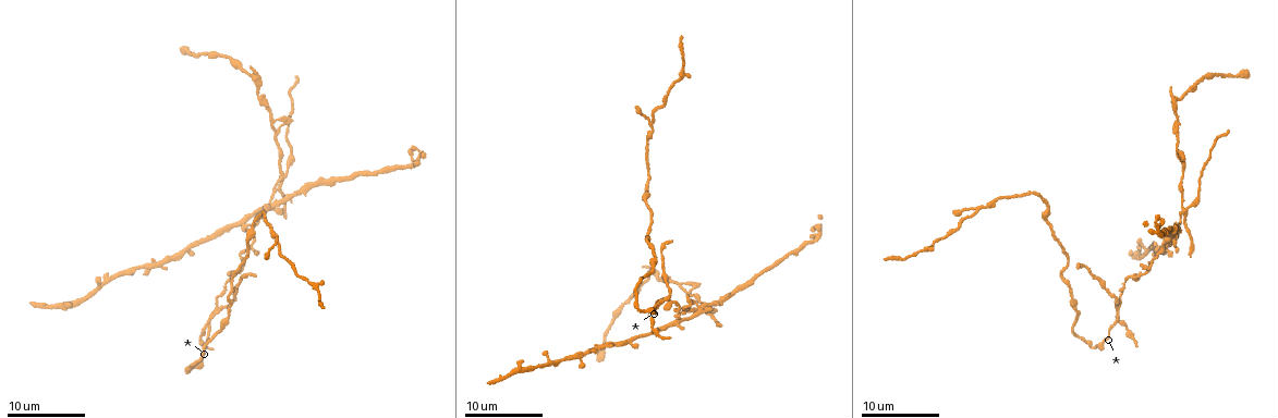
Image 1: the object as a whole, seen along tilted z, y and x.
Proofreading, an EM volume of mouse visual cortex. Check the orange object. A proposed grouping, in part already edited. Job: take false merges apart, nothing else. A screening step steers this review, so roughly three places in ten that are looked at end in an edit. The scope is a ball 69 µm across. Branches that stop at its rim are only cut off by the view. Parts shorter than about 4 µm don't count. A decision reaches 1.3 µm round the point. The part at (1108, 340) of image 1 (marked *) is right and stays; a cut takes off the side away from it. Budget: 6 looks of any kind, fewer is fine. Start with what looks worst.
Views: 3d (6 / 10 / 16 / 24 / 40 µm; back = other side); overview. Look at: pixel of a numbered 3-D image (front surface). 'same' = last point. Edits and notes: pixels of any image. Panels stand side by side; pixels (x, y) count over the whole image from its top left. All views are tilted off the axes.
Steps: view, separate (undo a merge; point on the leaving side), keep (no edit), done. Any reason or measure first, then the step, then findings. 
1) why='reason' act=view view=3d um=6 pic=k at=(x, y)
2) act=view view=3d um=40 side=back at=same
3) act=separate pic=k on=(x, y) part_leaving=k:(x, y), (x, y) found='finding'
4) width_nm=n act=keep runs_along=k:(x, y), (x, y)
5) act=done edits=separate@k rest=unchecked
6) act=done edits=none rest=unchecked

why='four-way junction' act=view view=3d um=10 pic=1 at=(281, 174)

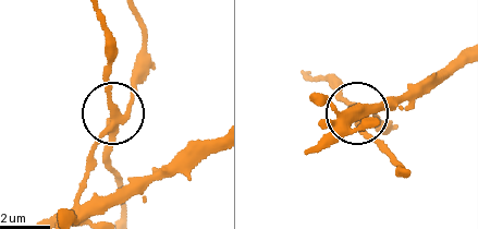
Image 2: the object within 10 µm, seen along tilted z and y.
side_arm_um=15 arms=4 act=separate pic=2 on=(105, 91) found='a second neuron is stuck on'

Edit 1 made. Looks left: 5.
why='see it whole again' act=view view=overview

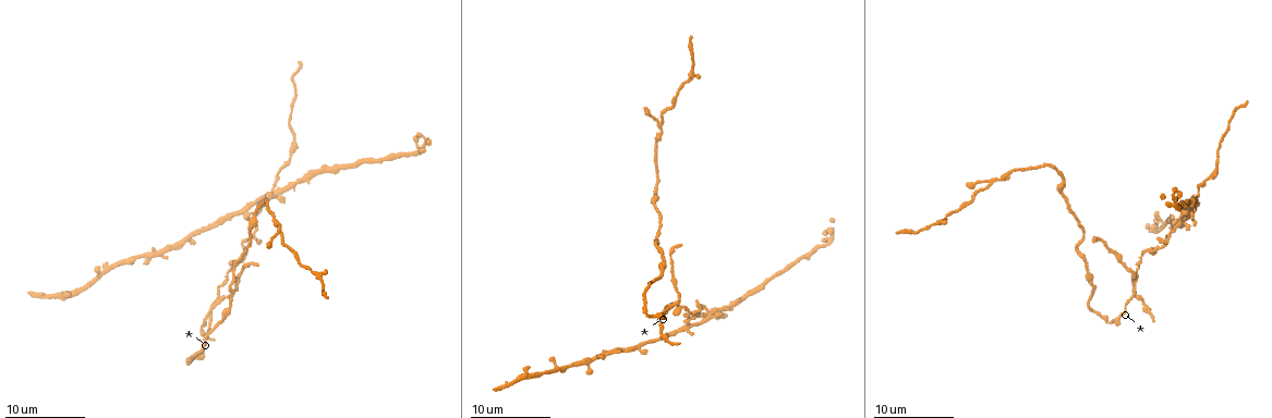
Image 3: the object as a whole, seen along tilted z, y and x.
act=view view=3d um=10 pic=3 at=(263, 196)

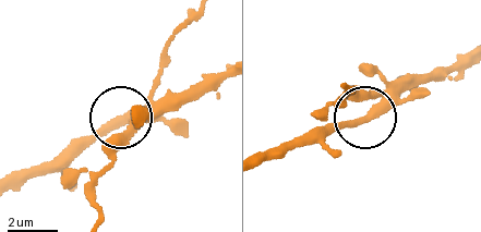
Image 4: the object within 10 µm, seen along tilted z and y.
why='from behind' act=view view=3d um=10 side=back pic=4 at=(369, 114)

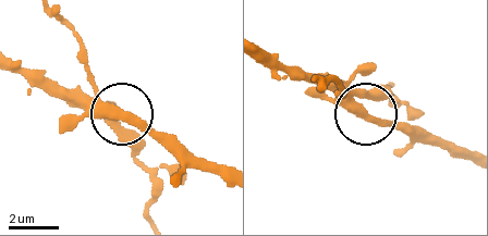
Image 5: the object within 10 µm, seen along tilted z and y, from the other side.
act=keep runs_along=5:(151, 215), (150, 179), (119, 129), (117, 112), (71, 94) found='one neuron here'

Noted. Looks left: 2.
why='sudden change in width' act=view view=3d um=10 pic=3 at=(256, 230)

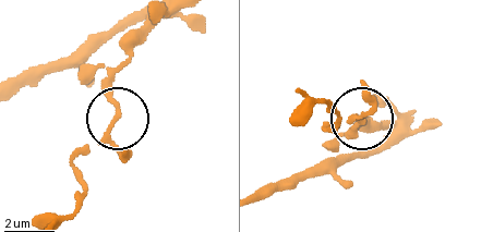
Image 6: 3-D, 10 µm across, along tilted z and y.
width_nm=170 act=keep found='one neuron here'

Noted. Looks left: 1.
act=done edits=separate@2 rest=unchecked

